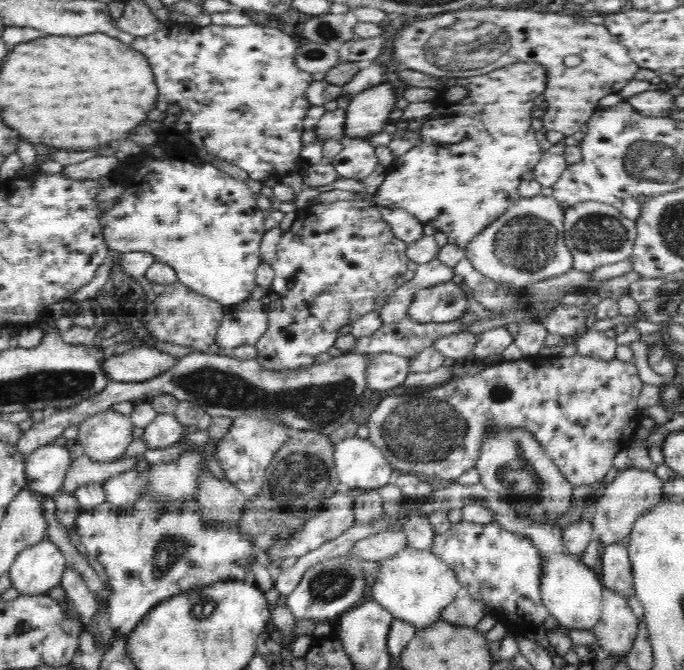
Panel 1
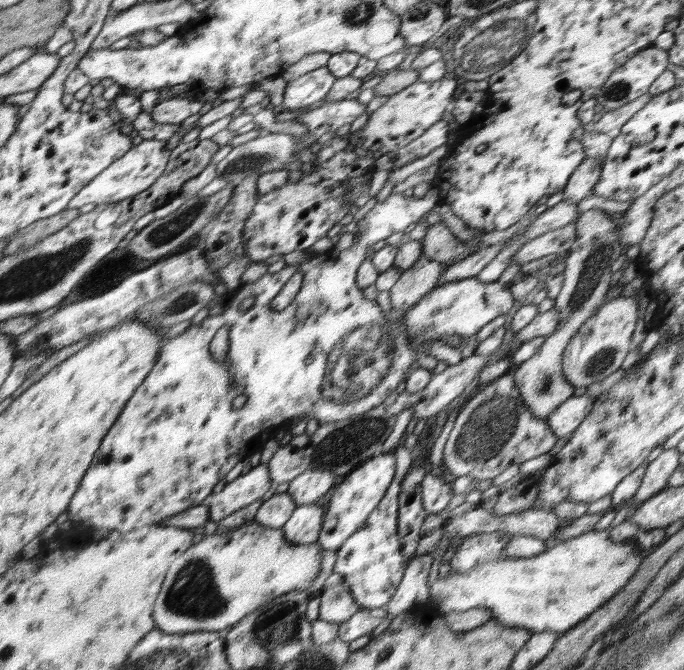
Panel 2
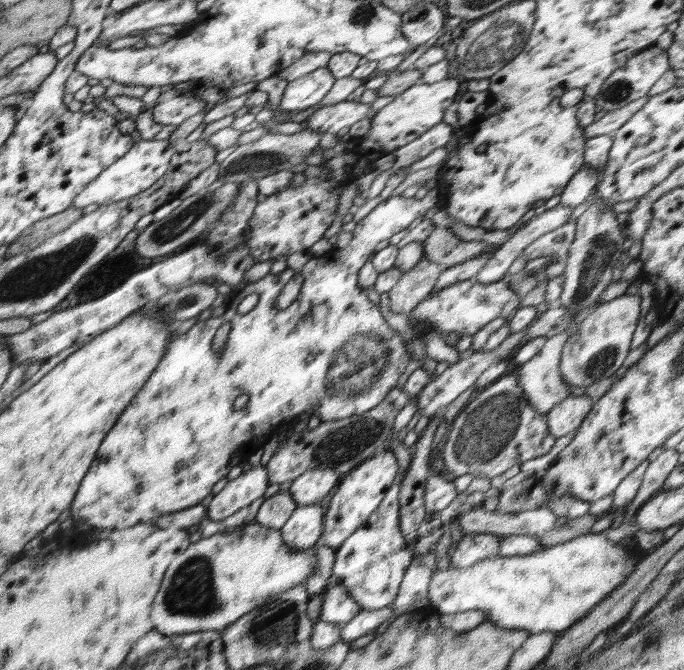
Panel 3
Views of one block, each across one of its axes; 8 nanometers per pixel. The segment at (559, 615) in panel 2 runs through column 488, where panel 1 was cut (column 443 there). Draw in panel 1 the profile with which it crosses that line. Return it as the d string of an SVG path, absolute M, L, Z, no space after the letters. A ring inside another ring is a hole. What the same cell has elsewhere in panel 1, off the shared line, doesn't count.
M407 546L396 556L377 564L379 574L370 588L373 600L390 611L394 618L409 622L418 629L439 622L444 608L463 592L456 573L429 550Z

